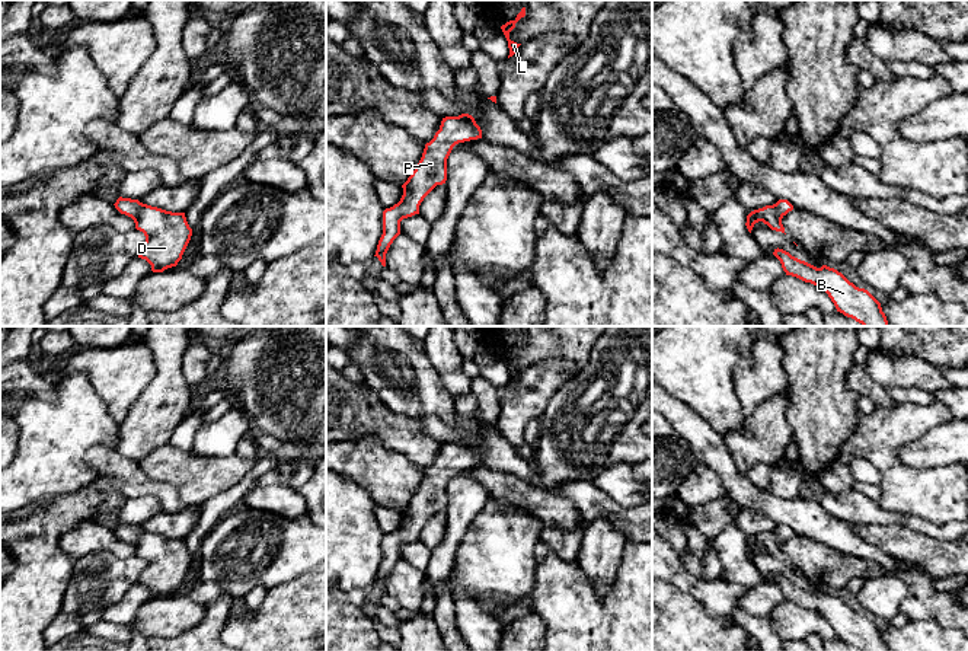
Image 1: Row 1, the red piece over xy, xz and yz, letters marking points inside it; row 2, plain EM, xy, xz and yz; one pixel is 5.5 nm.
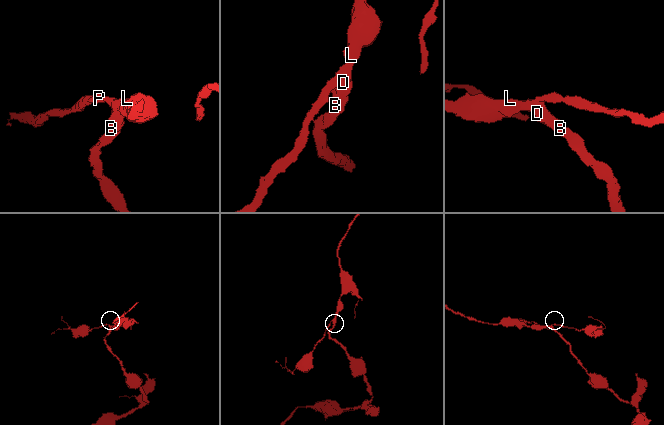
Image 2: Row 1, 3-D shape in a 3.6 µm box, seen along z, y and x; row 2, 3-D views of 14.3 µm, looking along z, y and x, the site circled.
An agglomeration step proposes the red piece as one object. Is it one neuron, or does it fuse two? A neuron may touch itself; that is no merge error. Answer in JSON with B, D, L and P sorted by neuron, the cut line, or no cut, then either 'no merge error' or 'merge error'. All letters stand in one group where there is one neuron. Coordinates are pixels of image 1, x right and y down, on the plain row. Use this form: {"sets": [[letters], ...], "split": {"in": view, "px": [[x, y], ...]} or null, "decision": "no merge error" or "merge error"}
{"sets": [["B", "D", "L", "P"]], "split": null, "decision": "no merge error"}

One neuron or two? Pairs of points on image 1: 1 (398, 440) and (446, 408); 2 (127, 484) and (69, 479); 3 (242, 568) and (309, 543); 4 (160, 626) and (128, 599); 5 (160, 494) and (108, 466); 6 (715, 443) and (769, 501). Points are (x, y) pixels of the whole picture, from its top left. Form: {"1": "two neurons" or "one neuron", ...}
{"1": "two neurons", "2": "two neurons", "3": "one neuron", "4": "two neurons", "5": "one neuron", "6": "one neuron"}

